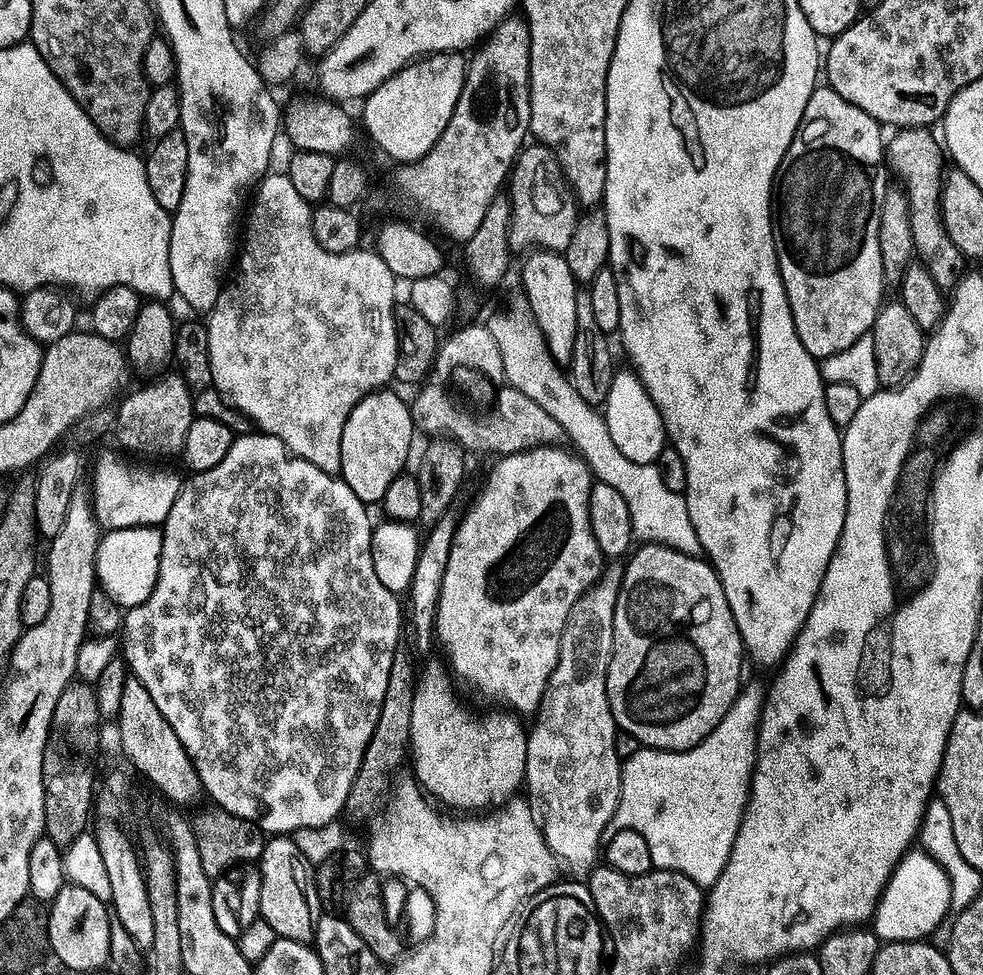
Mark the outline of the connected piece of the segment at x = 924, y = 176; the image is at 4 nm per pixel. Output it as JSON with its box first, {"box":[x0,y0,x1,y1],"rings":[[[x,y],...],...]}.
{"box":[886,127,966,294],"rings":[[[929,127],[924,128],[910,128],[910,129],[901,129],[900,131],[897,131],[895,134],[896,136],[890,140],[887,143],[886,146],[886,160],[890,167],[890,169],[893,172],[893,175],[900,179],[902,178],[906,183],[904,183],[904,189],[906,194],[908,195],[908,198],[910,200],[911,204],[911,226],[912,226],[912,234],[913,234],[913,240],[915,242],[915,255],[922,261],[922,265],[930,272],[930,276],[934,278],[938,288],[942,290],[945,294],[950,294],[955,291],[955,288],[959,284],[960,281],[960,273],[958,274],[960,268],[963,266],[963,264],[966,264],[966,257],[963,255],[963,253],[958,249],[957,246],[955,246],[953,243],[950,242],[948,231],[944,228],[944,220],[943,220],[943,207],[942,207],[942,199],[943,199],[943,193],[944,193],[944,185],[942,186],[942,172],[944,170],[944,154],[942,150],[944,151],[943,145],[939,144],[939,142],[934,138],[932,134],[932,130]]]}

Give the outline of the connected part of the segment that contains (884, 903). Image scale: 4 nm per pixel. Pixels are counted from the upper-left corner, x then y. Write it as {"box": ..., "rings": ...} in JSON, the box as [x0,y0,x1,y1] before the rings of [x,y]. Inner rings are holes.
{"box":[878,850,952,941],"rings":[[[913,850],[896,867],[896,873],[888,883],[887,891],[880,898],[878,921],[880,920],[881,924],[882,940],[895,941],[903,928],[908,932],[932,932],[943,922],[951,908],[952,887],[944,868],[938,866],[938,862],[927,852]],[[917,894],[921,894],[919,898]],[[917,900],[924,905],[918,905]]]}

